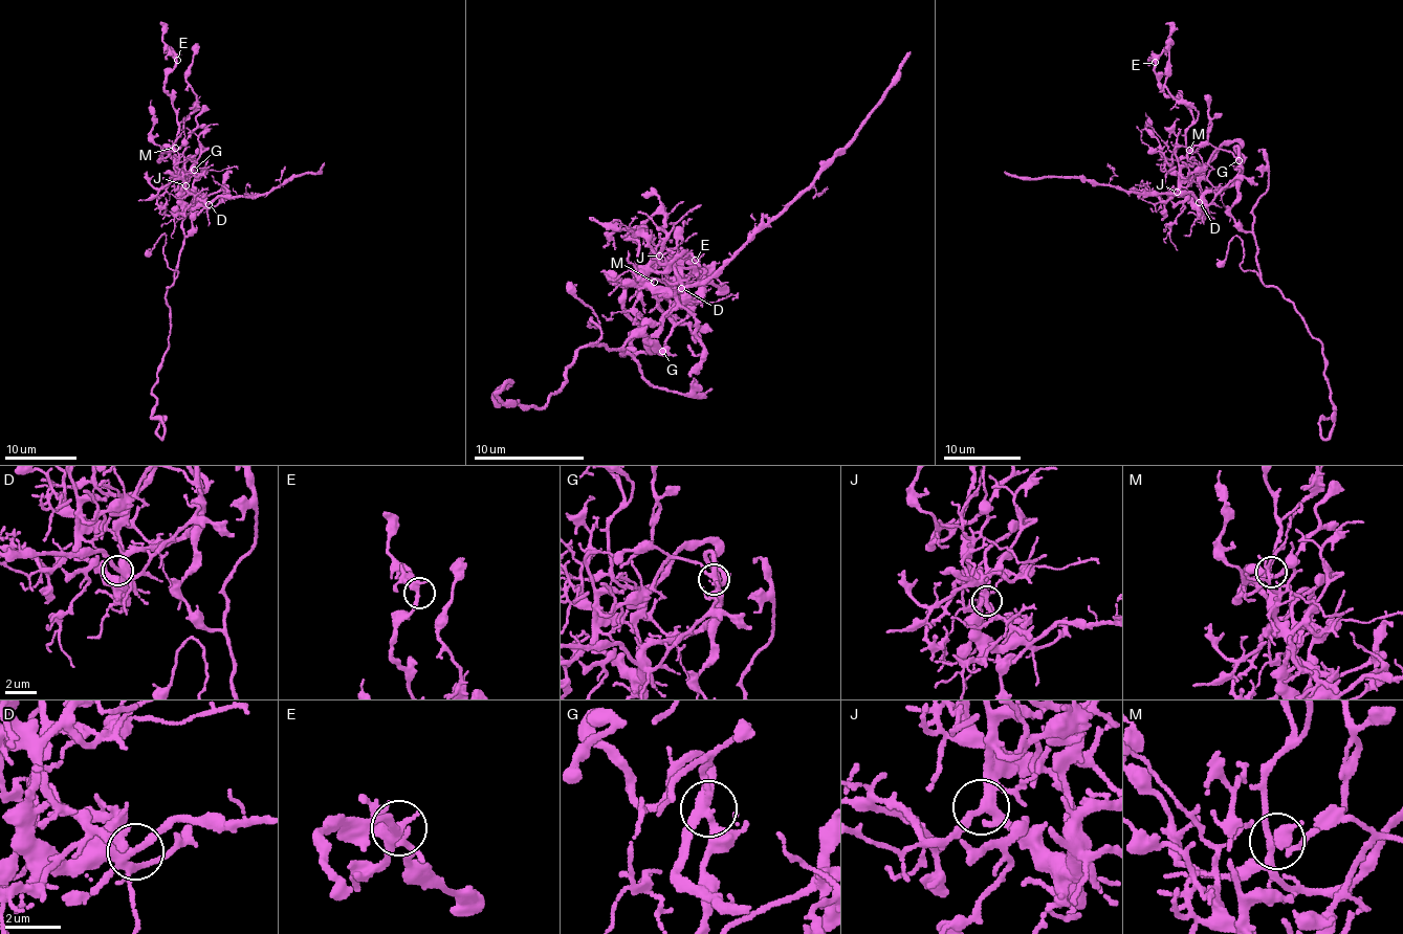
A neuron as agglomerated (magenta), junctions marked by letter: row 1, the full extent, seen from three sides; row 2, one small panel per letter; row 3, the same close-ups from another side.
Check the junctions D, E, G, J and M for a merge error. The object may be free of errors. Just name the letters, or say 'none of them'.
G

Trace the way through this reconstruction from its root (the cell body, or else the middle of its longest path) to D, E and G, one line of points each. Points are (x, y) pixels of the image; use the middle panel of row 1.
D: (645, 334), (651, 339), (658, 337), (660, 320), (674, 303), (675, 292), (681, 288)
E: (645, 334), (666, 356), (627, 351), (637, 328), (625, 291), (644, 279), (669, 297), (665, 262), (695, 260)
G: (645, 334), (655, 348), (663, 351)

